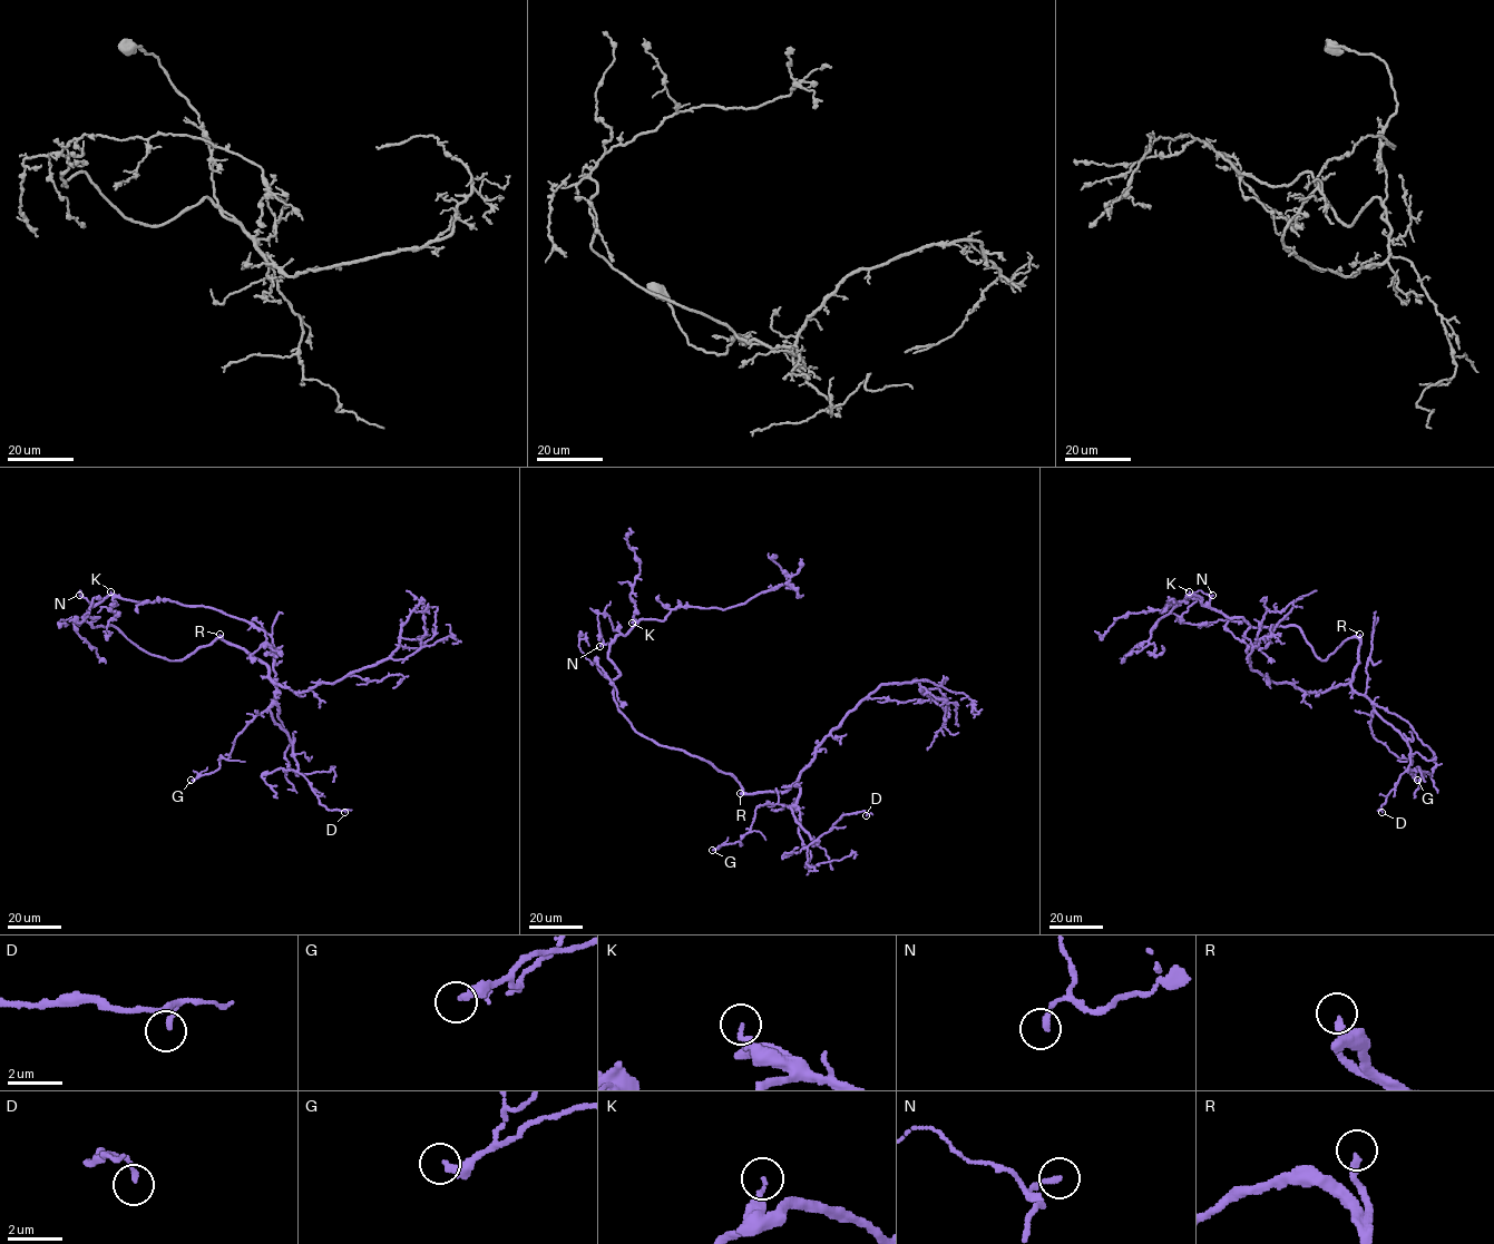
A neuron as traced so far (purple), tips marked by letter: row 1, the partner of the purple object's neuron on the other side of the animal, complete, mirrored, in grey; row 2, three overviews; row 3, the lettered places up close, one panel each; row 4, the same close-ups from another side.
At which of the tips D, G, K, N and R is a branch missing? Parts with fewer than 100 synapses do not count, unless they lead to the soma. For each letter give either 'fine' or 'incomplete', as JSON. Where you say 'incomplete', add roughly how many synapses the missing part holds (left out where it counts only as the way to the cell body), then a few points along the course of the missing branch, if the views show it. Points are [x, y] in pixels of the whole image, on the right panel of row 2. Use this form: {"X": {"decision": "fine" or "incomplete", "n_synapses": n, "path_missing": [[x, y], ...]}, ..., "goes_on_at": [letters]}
{"D": {"decision": "fine"}, "G": {"decision": "fine"}, "K": {"decision": "fine"}, "N": {"decision": "fine"}, "R": {"decision": "incomplete", "path_missing": [[1359, 634], [1363, 613], [1360, 584], [1373, 567], [1361, 537], [1340, 518], [1304, 507], [1278, 507]]}, "goes_on_at": ["R"]}

